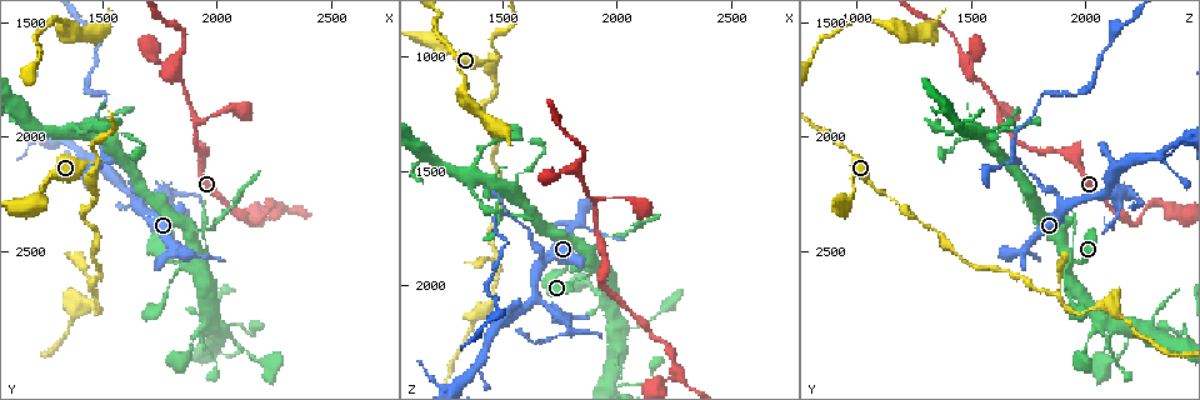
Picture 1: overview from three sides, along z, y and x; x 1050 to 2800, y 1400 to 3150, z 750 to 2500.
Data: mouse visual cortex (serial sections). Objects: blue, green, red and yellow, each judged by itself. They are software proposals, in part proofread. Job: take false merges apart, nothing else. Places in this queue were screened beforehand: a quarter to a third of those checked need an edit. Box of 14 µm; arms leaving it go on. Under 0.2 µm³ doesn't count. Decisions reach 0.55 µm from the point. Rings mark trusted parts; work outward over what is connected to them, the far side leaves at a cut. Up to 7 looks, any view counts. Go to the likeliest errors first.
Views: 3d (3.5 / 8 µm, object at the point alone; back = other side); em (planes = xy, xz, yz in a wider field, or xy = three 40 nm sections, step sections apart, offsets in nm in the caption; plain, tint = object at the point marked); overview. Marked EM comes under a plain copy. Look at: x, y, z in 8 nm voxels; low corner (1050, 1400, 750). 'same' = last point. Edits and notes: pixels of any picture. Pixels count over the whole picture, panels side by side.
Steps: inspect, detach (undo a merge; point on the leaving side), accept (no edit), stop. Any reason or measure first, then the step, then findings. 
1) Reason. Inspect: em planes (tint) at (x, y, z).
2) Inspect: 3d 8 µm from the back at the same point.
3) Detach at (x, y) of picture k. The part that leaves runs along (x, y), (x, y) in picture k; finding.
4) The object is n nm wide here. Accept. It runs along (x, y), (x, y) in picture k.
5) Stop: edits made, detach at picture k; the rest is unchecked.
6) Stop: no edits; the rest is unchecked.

Sharp bend. Inspect: 3d 3.5 µm at (1480, 2110, 1000).

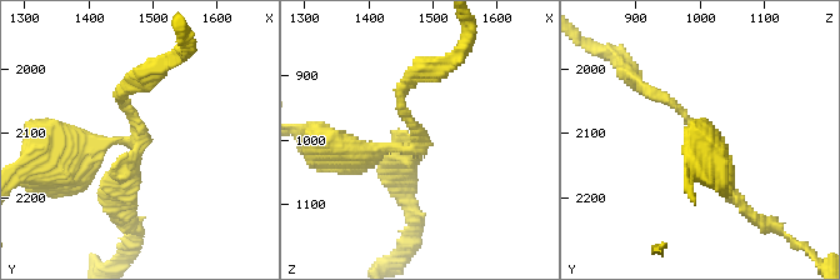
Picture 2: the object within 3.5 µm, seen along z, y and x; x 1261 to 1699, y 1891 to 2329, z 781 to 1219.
Now the EM. Inspect: em xy step 5 (tint) at (1480, 2110, 1000).

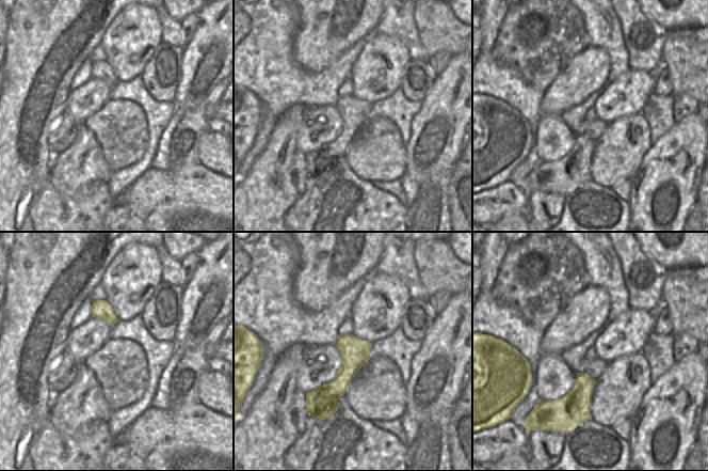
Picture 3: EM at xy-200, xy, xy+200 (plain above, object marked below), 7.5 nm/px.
The object is 220 nm wide here. Detach at (128, 201) of picture 2. The part that leaves runs along (108, 175), (128, 244) in picture 2; a second cell is stuck on.

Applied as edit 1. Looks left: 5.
A fork. Inspect: 3d 3.5 µm at (1670, 2300, 1900).

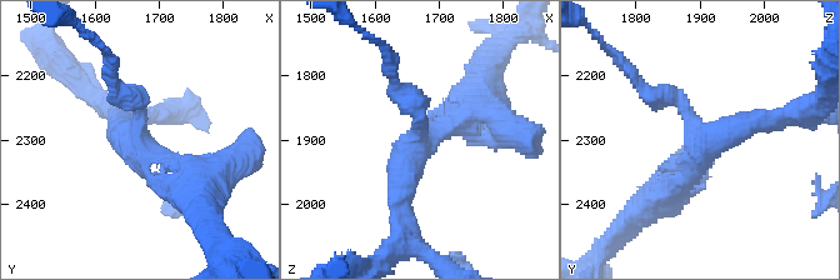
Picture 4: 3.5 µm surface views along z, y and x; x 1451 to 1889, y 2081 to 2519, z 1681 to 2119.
Detach at (133, 90) of picture 4. The part that leaves runs along (136, 115), (98, 41) in picture 4; a second cell is stuck on.

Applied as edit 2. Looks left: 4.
See it whole again. Inspect: overview.

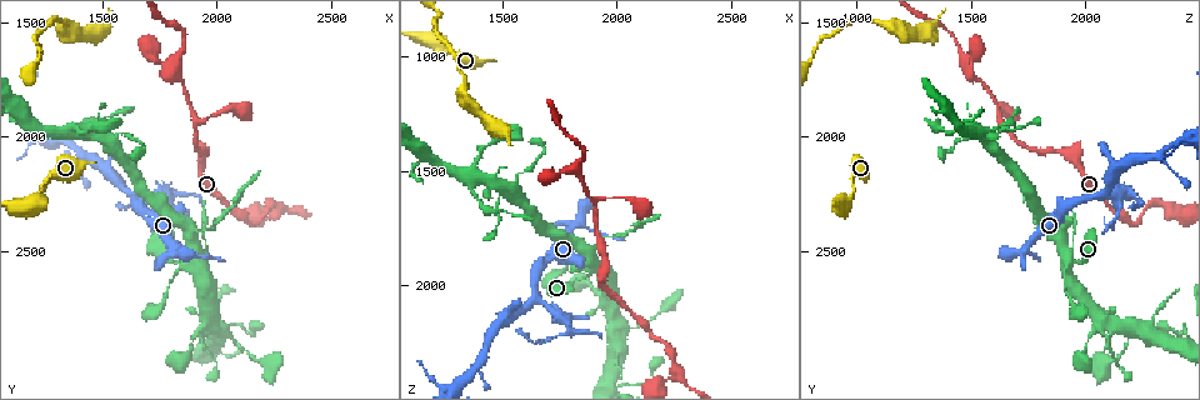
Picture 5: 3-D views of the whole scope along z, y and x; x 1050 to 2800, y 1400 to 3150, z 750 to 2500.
Branch point. Inspect: 3d 3.5 µm at (1820, 1710, 1490).

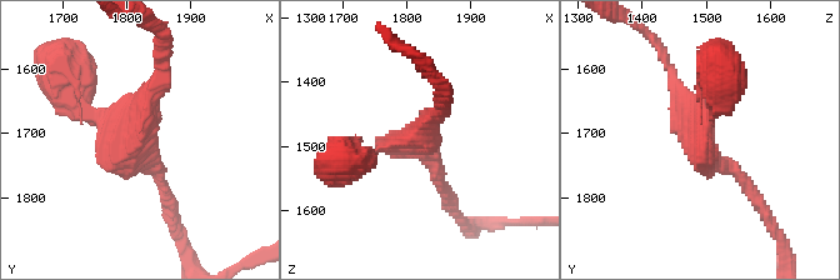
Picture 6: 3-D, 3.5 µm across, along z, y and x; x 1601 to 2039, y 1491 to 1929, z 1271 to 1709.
Need the tissue. Inspect: em planes (tint) at (1815, 1710, 1490).

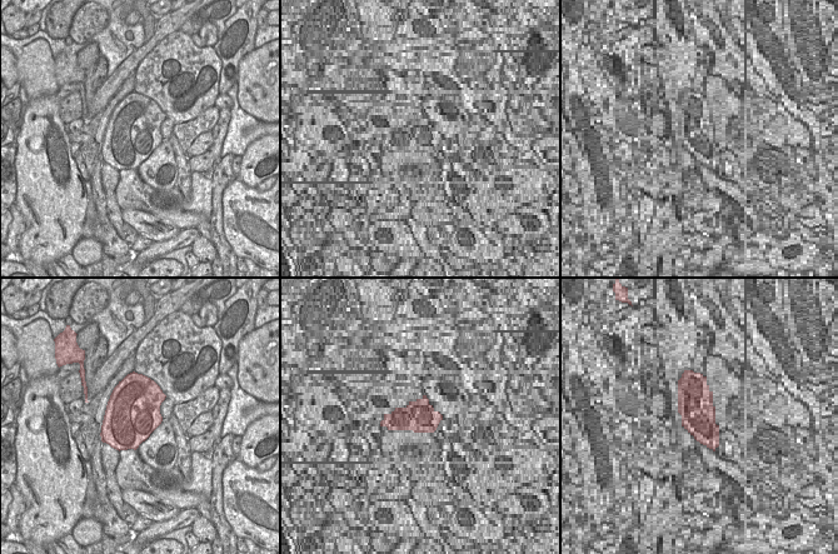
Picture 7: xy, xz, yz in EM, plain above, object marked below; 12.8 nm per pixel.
The object is 700 nm wide here. Accept. It runs along (163, 193), (136, 139), (71, 93) in picture 6; all the same cell.

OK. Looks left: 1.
Stop: edits made, detach at picture 2, detach at picture 4; the rest is unchecked.

